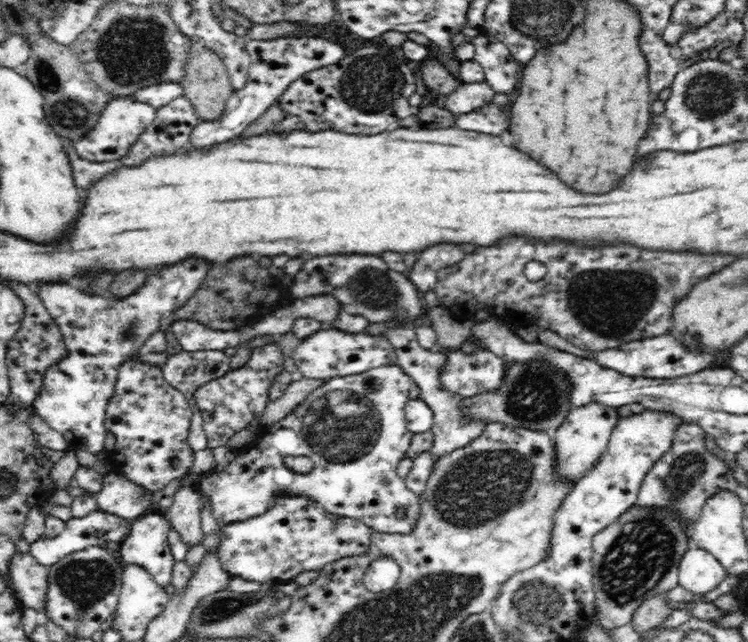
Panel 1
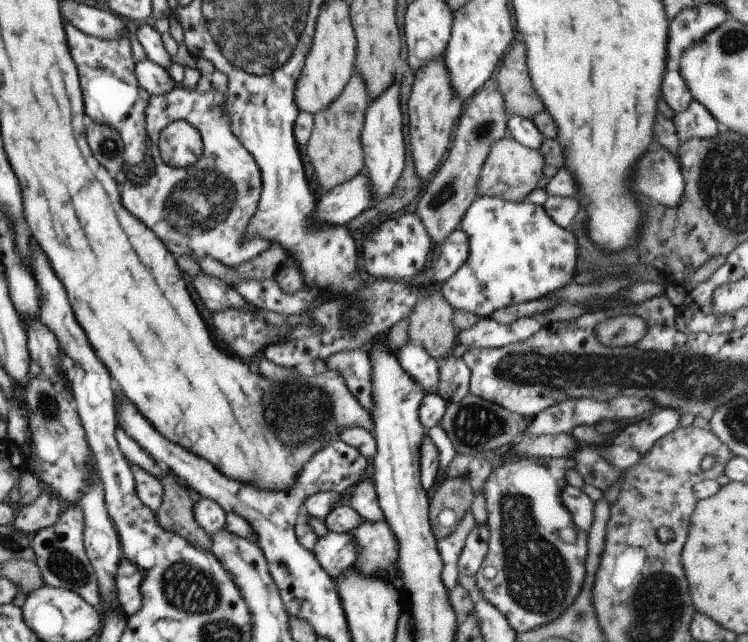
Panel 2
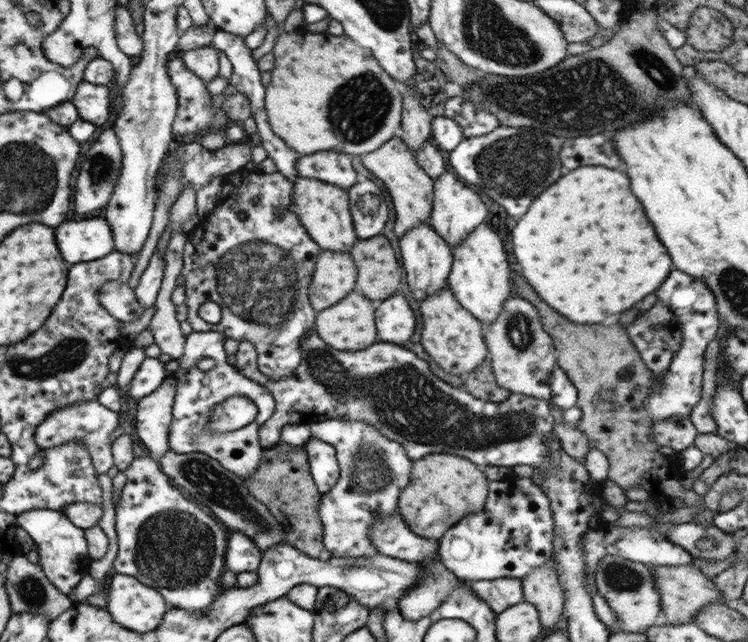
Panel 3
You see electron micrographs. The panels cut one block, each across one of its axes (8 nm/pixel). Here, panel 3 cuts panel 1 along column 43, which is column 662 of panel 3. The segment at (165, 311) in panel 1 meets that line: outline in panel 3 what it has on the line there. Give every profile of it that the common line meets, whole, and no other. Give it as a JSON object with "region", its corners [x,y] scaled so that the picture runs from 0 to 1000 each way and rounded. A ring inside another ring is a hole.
{"region":[[[900,421],[892,430],[892,436],[886,436],[886,442],[878,449],[876,461],[881,470],[894,477],[897,489],[902,489],[902,495],[913,508],[913,523],[910,523],[913,536],[886,586],[884,607],[881,607],[881,598],[873,595],[873,607],[862,626],[862,642],[878,657],[878,654],[900,651],[900,648],[902,651],[921,648],[921,642],[937,623],[943,545],[945,545],[945,536],[956,530],[956,517],[961,511],[961,492],[959,492],[959,480],[956,480],[956,464],[953,464],[951,452],[943,445],[943,439],[929,436],[926,430],[910,427],[908,421]]]}

